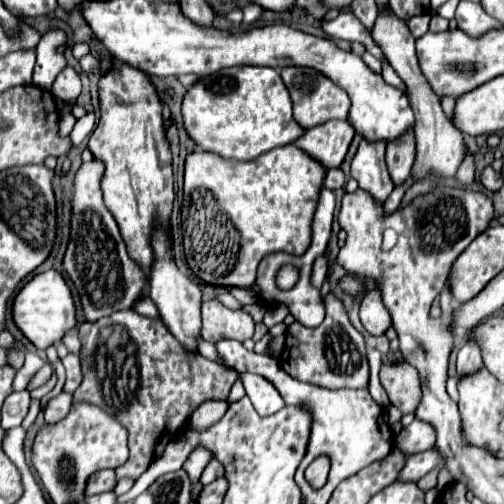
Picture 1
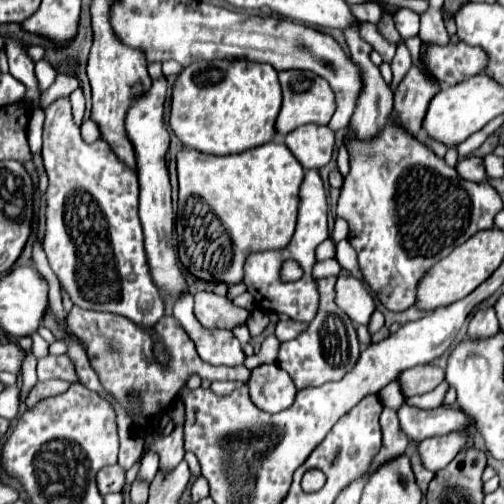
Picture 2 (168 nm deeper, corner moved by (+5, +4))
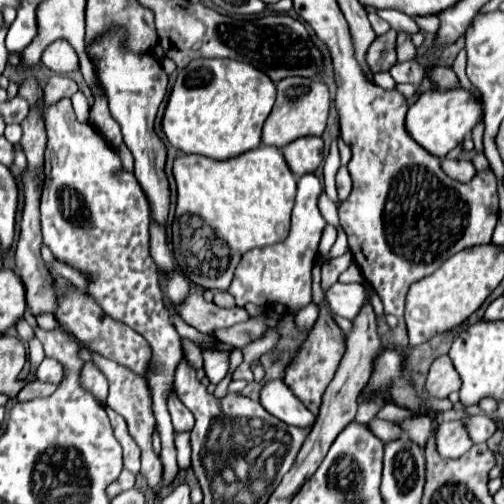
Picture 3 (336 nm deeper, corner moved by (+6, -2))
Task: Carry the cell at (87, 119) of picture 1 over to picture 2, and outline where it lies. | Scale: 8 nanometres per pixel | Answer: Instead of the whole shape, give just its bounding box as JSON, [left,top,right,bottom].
[69,89,85,125]

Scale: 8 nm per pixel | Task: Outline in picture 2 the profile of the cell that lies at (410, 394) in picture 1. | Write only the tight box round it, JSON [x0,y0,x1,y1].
[397,365,445,397]

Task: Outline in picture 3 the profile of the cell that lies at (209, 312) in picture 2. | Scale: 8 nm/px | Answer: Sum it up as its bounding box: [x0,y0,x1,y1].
[174,295,250,333]

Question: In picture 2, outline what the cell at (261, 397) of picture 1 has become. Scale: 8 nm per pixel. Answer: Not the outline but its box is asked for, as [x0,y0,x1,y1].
[247,365,297,413]

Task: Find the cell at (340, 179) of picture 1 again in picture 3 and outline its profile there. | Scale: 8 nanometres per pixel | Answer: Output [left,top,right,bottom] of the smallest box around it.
[336,167,352,201]

